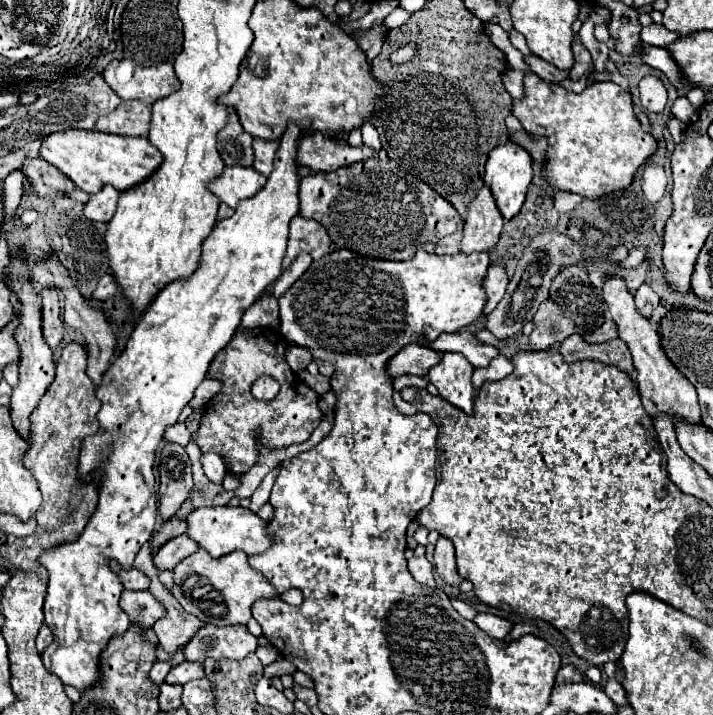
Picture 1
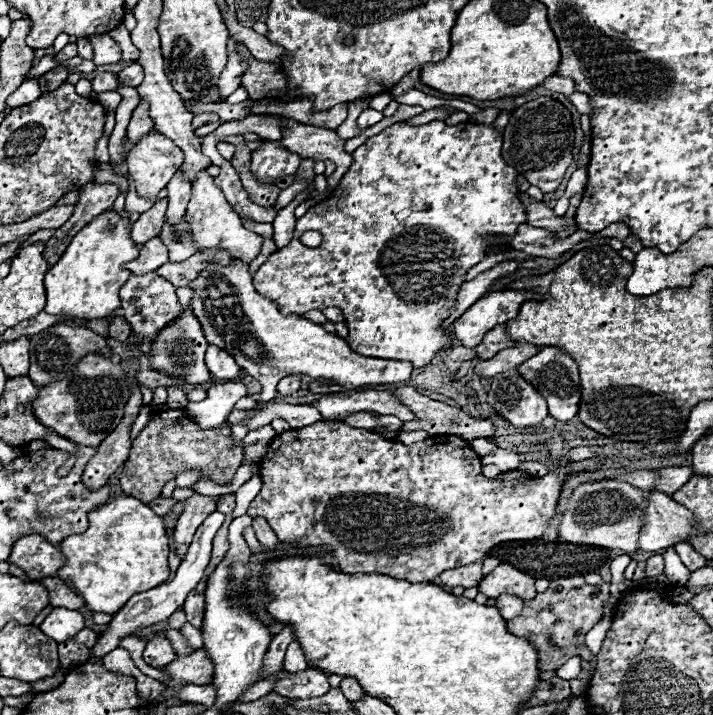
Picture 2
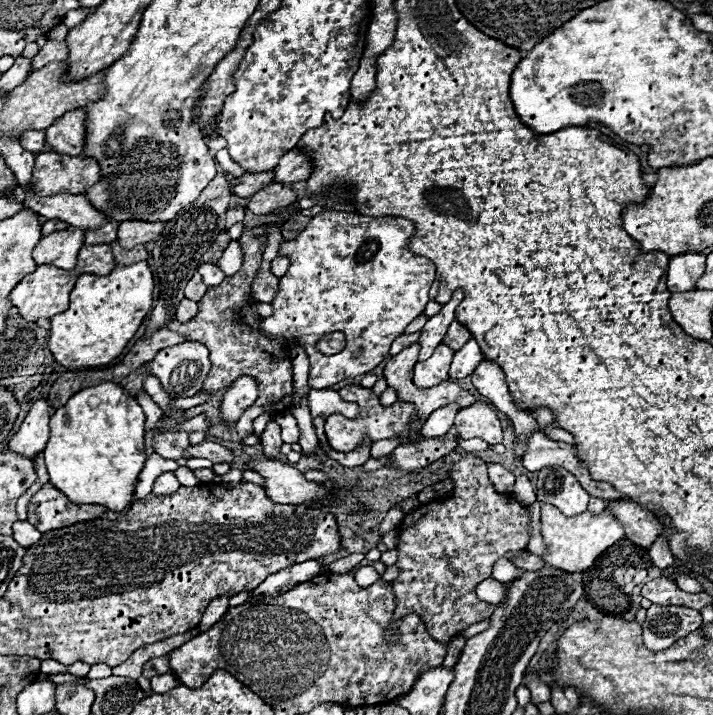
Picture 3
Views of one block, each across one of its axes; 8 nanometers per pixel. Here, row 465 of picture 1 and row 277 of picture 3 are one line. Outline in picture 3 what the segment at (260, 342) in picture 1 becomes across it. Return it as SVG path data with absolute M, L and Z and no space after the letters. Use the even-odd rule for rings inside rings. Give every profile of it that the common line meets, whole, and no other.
M290 210L290 212L278 212L272 214L272 218L276 218L276 222L264 224L260 228L264 228L264 234L260 236L252 236L250 230L244 232L240 236L240 246L244 250L244 264L242 268L234 274L234 276L226 276L222 280L222 284L218 284L216 288L208 288L206 294L202 296L202 300L198 302L200 308L196 312L196 316L188 322L178 322L176 318L166 326L168 330L178 332L180 336L186 336L188 340L196 340L208 346L210 350L210 360L212 360L212 368L200 388L200 392L210 392L210 400L204 404L198 404L194 408L184 410L184 418L194 418L198 414L206 414L208 420L212 420L214 424L206 430L208 434L228 440L228 442L244 442L246 436L252 434L252 422L254 418L258 418L264 412L272 412L272 414L280 414L280 412L288 412L292 408L292 402L282 402L286 396L294 396L294 382L292 382L292 360L288 356L288 344L284 340L270 340L268 336L264 336L260 332L260 324L262 318L256 314L256 306L258 302L252 298L252 280L260 270L262 264L262 252L266 248L266 240L268 240L268 230L270 228L280 228L290 216L298 214L298 210ZM238 376L252 376L258 382L258 400L254 402L254 406L250 406L250 410L238 420L238 432L228 432L224 426L220 426L220 400L224 390L238 378Z

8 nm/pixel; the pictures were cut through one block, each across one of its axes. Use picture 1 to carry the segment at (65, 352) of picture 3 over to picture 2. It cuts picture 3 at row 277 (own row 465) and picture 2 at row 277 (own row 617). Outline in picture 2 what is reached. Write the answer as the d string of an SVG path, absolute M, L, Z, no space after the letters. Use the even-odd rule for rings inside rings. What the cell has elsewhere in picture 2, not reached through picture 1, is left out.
M114 210L104 212L74 236L56 266L45 274L46 314L68 314L82 320L100 320L120 308L118 290L130 276L130 272L122 266L136 260L140 252L128 234L128 224L136 218L138 214Z

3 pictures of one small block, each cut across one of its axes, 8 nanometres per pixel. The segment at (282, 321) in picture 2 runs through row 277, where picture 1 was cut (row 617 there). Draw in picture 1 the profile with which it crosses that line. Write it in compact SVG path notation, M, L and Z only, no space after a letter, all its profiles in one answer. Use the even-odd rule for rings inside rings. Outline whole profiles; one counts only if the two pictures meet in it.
M198 548L194 556L180 562L174 568L174 588L172 594L182 604L182 608L206 624L230 626L246 624L252 618L252 604L256 598L274 596L274 588L248 564L248 556L242 551L234 551L222 558L212 558L204 548Z

